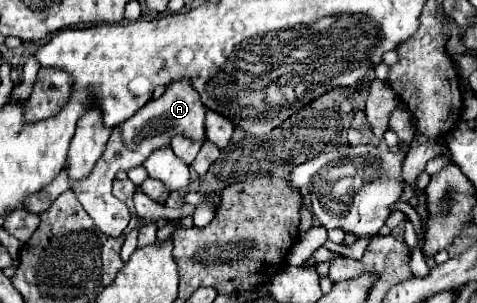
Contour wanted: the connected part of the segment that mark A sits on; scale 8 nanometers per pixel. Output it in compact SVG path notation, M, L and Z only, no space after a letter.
M176 81L176 83L168 85L166 93L160 99L148 101L128 121L124 121L124 123L120 123L112 129L112 135L106 143L106 149L104 149L102 157L96 161L96 165L94 165L94 169L90 171L88 177L84 177L80 181L72 181L66 173L66 167L64 167L56 175L52 185L48 185L48 189L42 189L46 195L36 195L34 193L34 195L28 195L24 199L24 209L38 215L38 213L46 211L60 193L70 189L78 195L80 203L84 205L84 209L88 211L88 215L94 219L96 227L102 233L106 233L108 237L120 237L124 233L124 229L128 227L130 211L120 199L116 199L112 195L112 181L114 181L116 173L118 171L130 171L130 169L142 165L152 151L156 151L160 147L168 147L170 139L176 133L188 135L192 139L202 139L204 137L204 115L206 115L204 105L202 105L198 93L192 89L190 81Z

